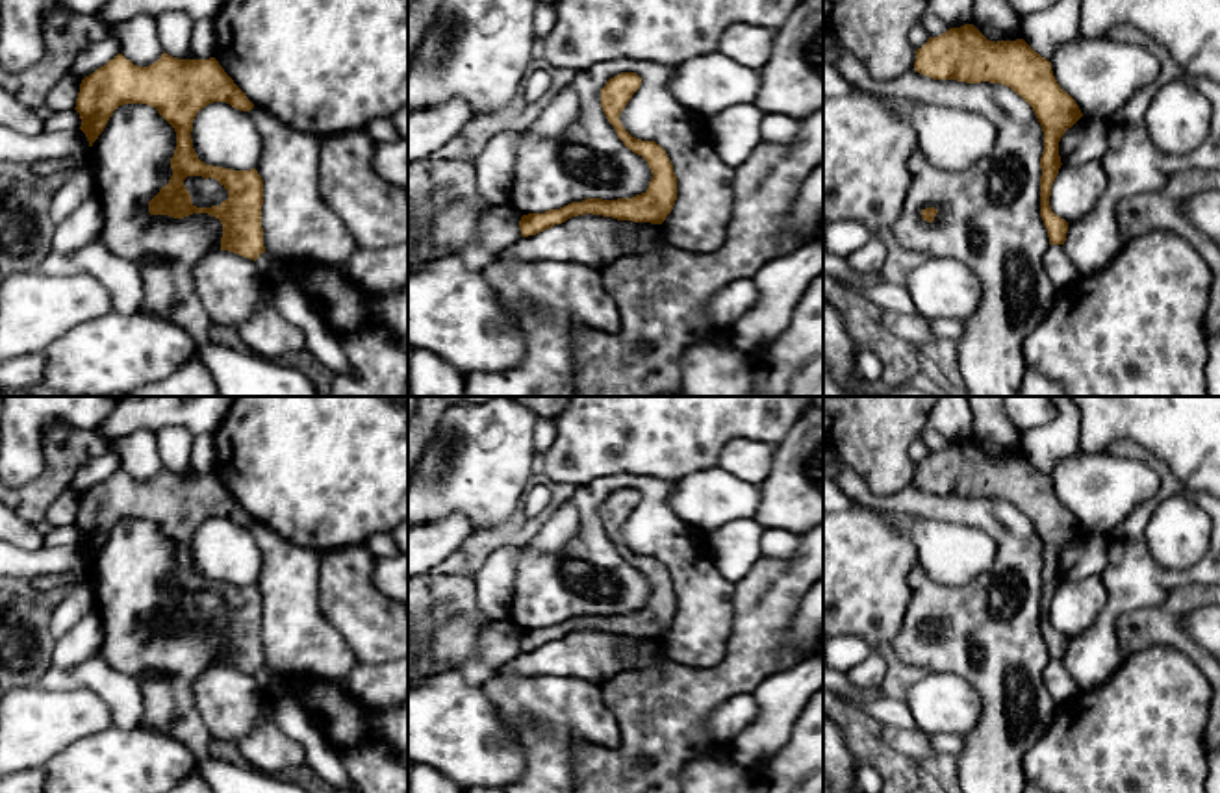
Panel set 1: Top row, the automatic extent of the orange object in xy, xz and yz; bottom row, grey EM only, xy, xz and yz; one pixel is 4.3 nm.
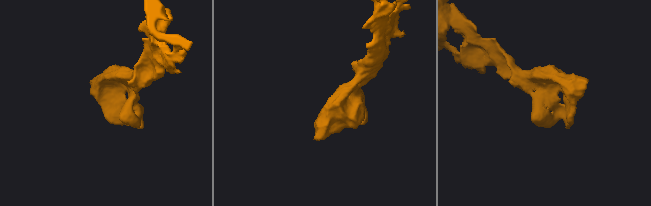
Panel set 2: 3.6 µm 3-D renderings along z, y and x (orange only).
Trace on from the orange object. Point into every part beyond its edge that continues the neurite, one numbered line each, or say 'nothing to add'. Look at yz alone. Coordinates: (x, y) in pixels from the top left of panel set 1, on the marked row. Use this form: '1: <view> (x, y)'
nothing to add

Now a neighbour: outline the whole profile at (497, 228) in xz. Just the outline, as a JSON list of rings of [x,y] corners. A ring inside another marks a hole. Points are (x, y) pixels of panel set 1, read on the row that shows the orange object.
[[[510,204],[488,208],[477,224],[473,243],[462,254],[465,267],[484,272],[499,252],[521,237],[521,217]]]

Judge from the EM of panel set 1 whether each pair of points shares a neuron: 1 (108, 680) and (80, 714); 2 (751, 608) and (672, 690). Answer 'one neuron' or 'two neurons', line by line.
1: two neurons
2: one neuron

